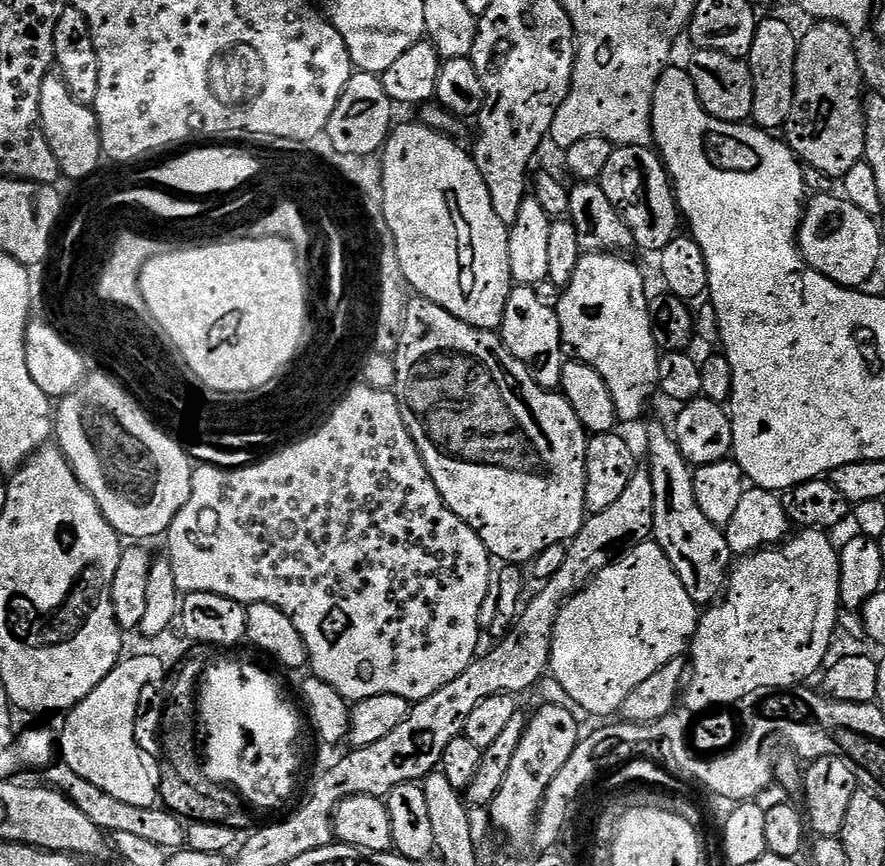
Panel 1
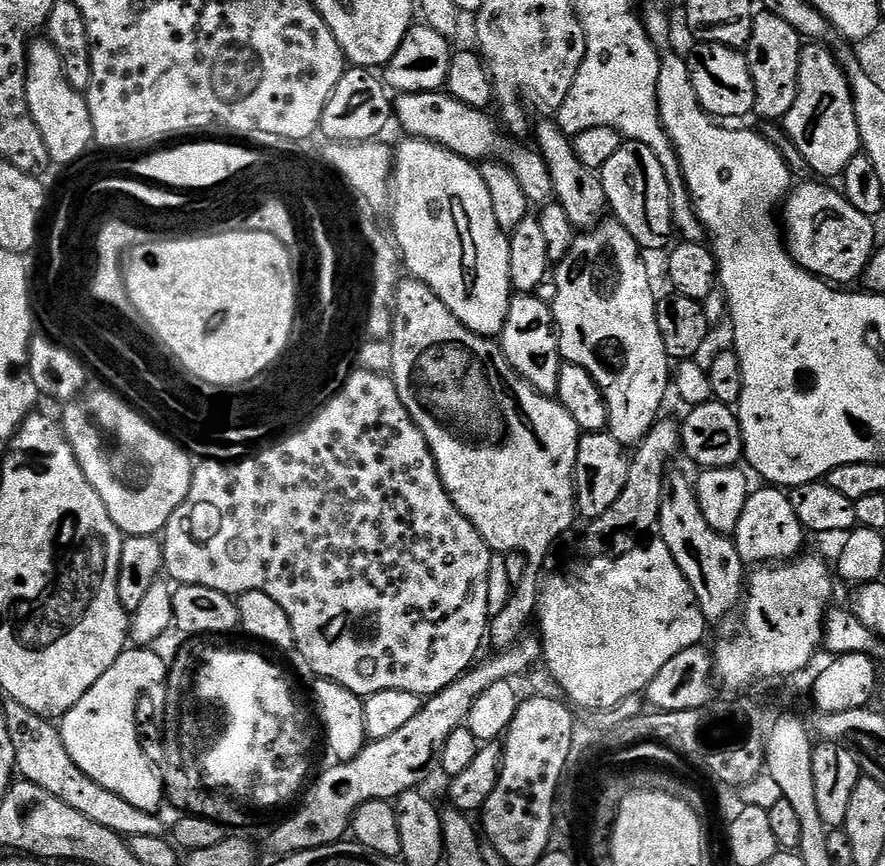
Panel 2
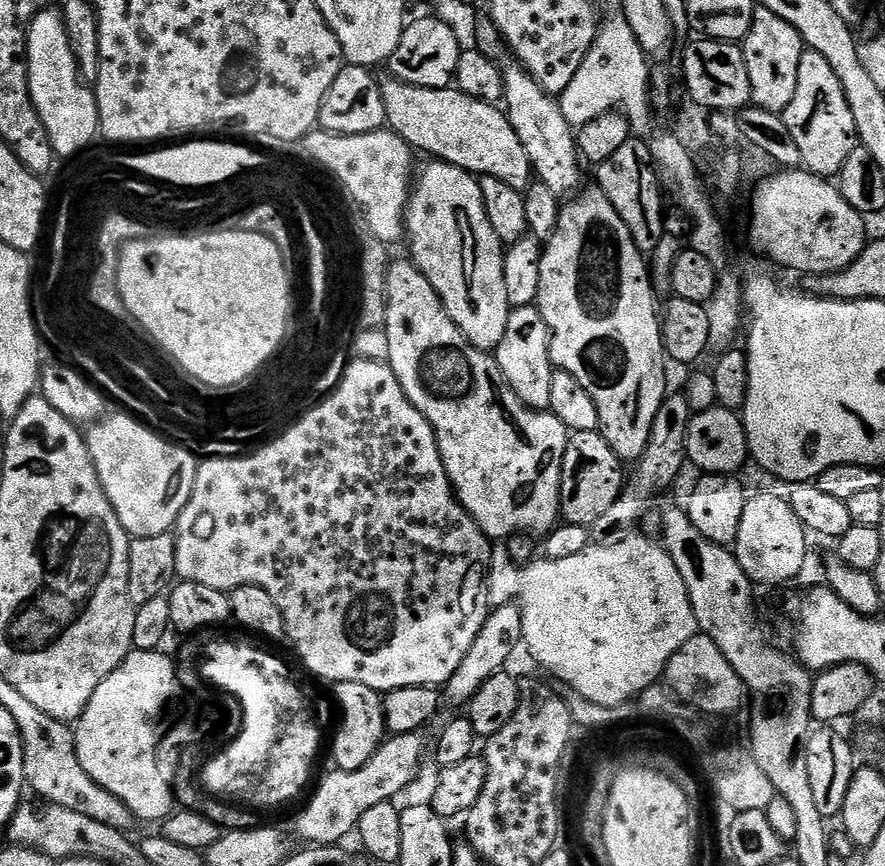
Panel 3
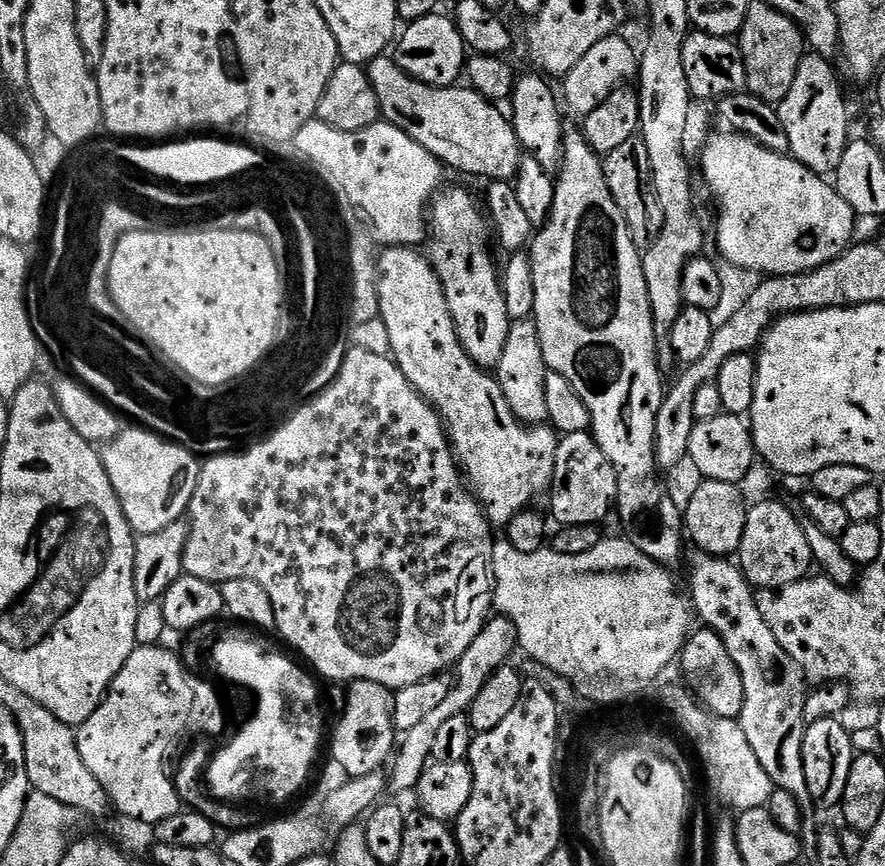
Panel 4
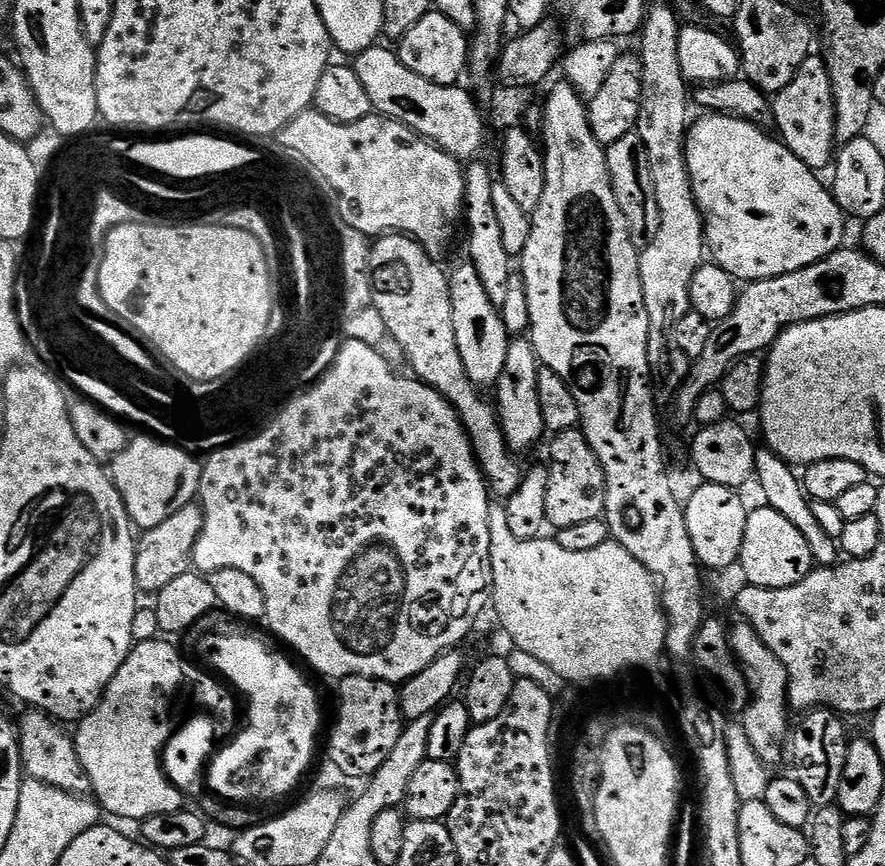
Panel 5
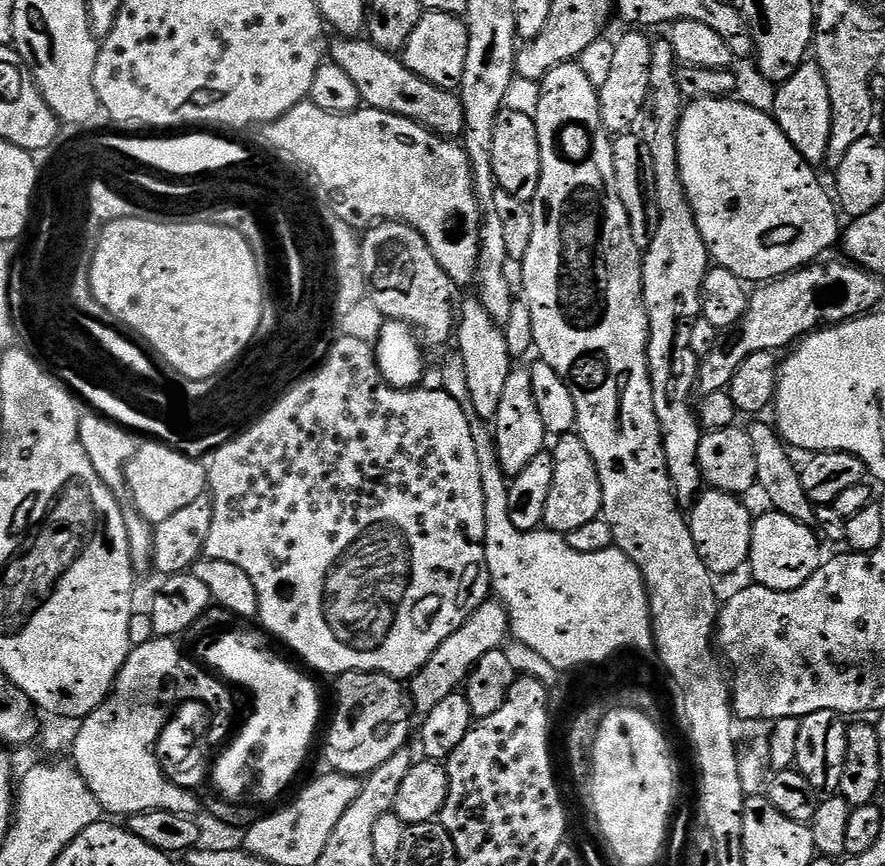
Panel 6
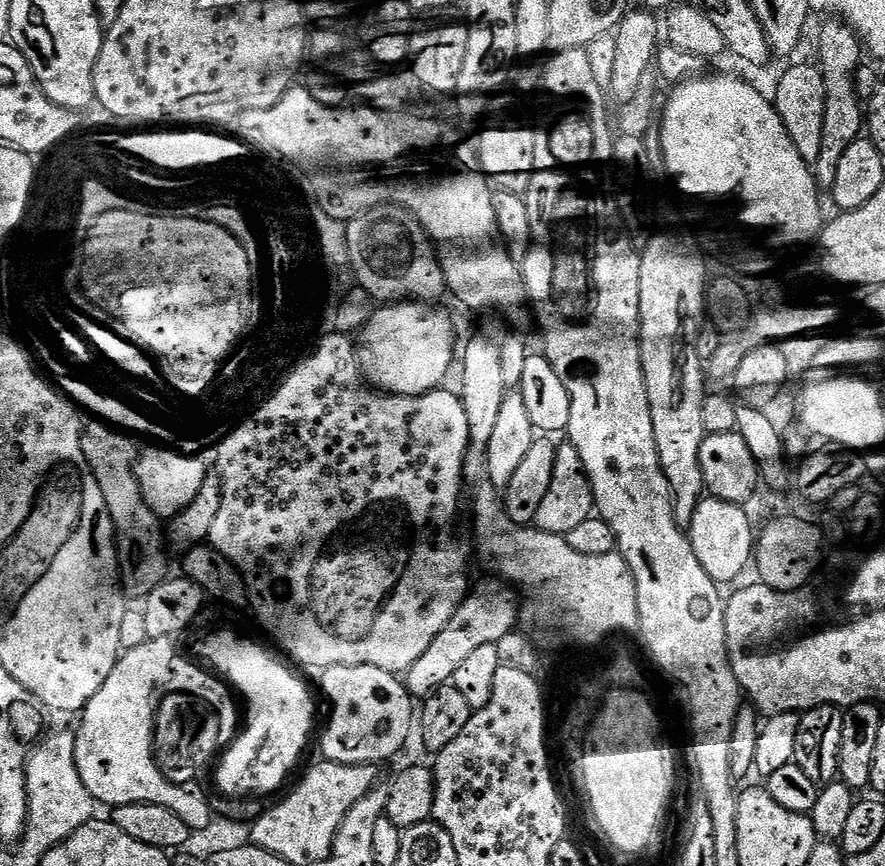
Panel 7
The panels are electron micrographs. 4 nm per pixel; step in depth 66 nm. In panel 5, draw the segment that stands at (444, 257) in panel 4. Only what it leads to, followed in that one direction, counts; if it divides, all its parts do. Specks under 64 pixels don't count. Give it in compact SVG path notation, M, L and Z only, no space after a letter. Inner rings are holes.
M464 262L456 269L451 269L448 285L452 299L454 338L458 354L462 358L462 366L473 384L484 390L491 389L498 382L502 368L506 366L506 350L510 343L501 309L496 307L486 294L486 289L471 262Z

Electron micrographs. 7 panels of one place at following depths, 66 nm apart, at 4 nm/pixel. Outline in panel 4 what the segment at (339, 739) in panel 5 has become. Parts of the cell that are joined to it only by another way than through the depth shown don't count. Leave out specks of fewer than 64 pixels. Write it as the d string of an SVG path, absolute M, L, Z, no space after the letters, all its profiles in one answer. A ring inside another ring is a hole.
M354 680L347 685L348 697L344 700L344 713L336 724L336 733L332 736L332 756L342 771L348 772L349 777L365 776L379 771L393 755L394 745L398 740L396 725L392 722L392 696L389 689L382 687L378 682L369 680Z

